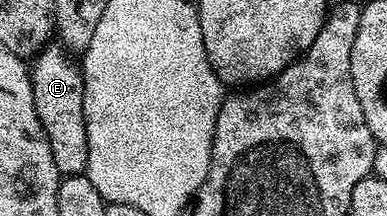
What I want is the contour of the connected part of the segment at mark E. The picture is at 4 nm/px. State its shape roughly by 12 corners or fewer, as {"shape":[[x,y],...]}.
{"shape":[[60,44],[30,62],[62,176],[88,168],[84,71]]}

